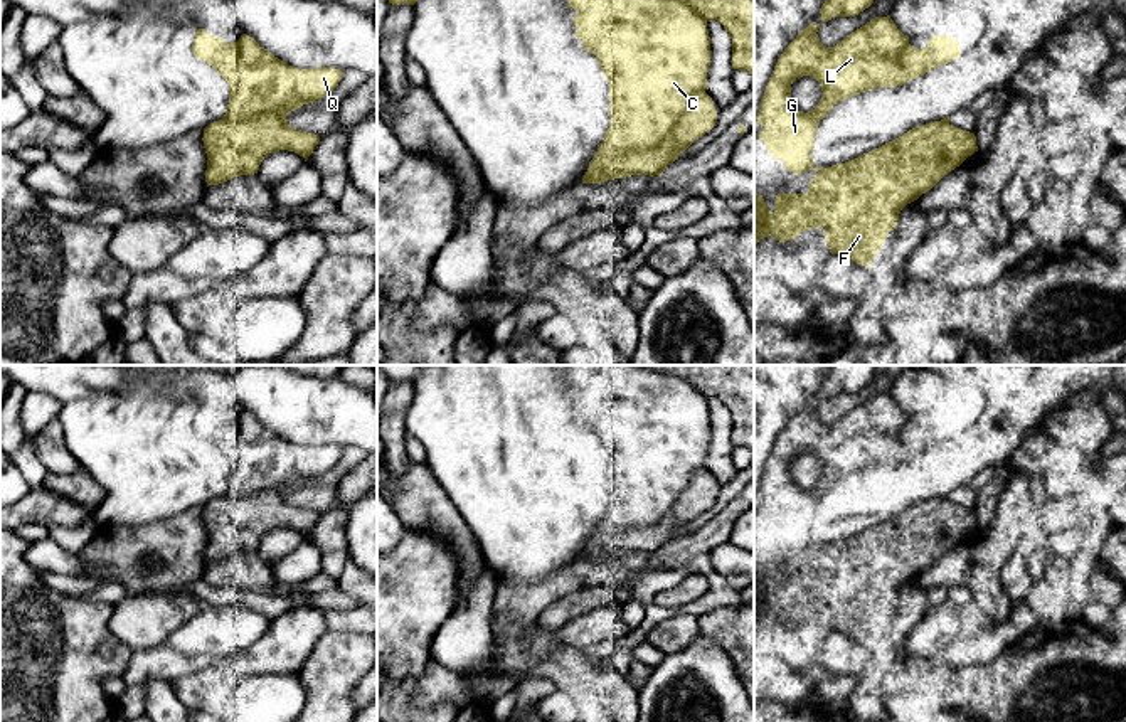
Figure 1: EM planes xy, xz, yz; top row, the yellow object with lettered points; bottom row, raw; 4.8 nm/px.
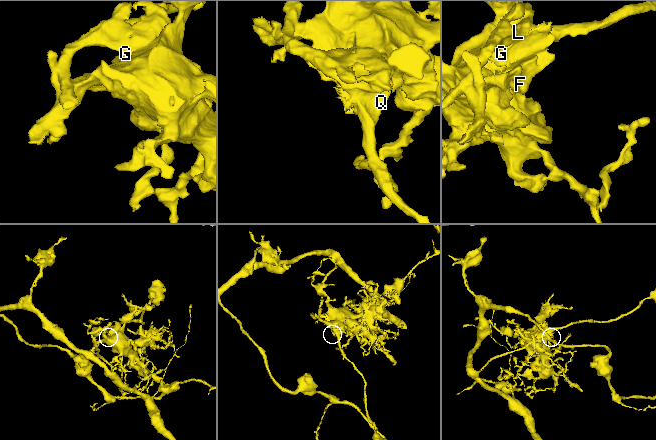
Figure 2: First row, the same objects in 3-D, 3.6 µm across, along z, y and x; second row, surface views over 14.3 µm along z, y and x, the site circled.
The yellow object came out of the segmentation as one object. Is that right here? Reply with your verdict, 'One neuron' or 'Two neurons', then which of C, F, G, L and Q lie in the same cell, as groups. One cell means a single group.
Two neurons. Groups: C G L Q / F

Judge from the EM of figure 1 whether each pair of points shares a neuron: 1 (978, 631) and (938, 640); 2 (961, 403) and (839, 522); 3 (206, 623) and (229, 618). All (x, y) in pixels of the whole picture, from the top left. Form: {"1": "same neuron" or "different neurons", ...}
{"1": "different neurons", "2": "same neuron", "3": "same neuron"}

